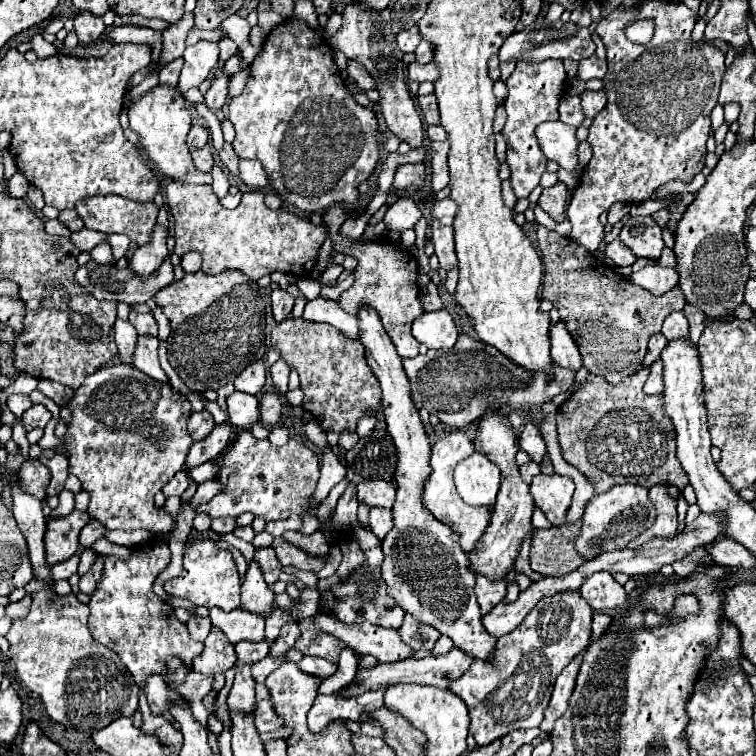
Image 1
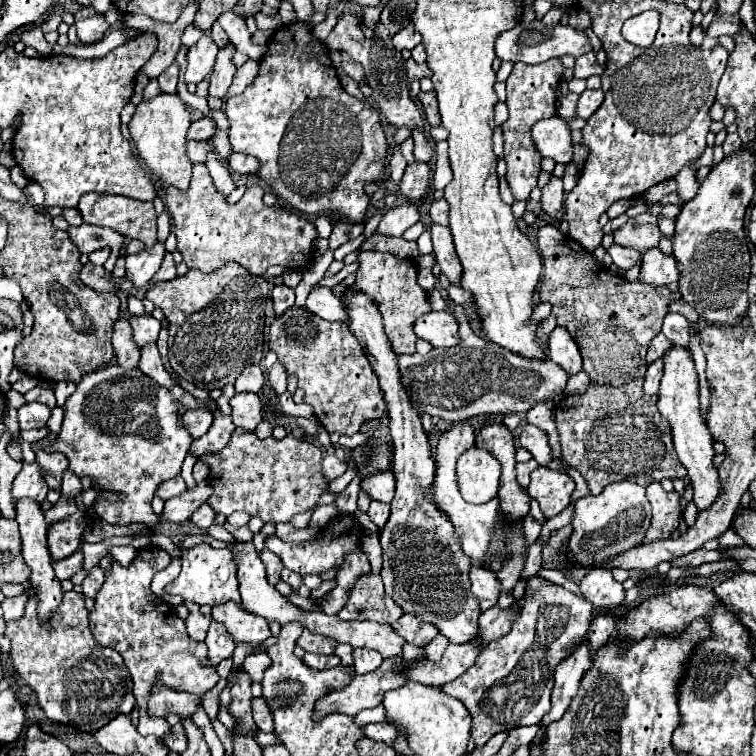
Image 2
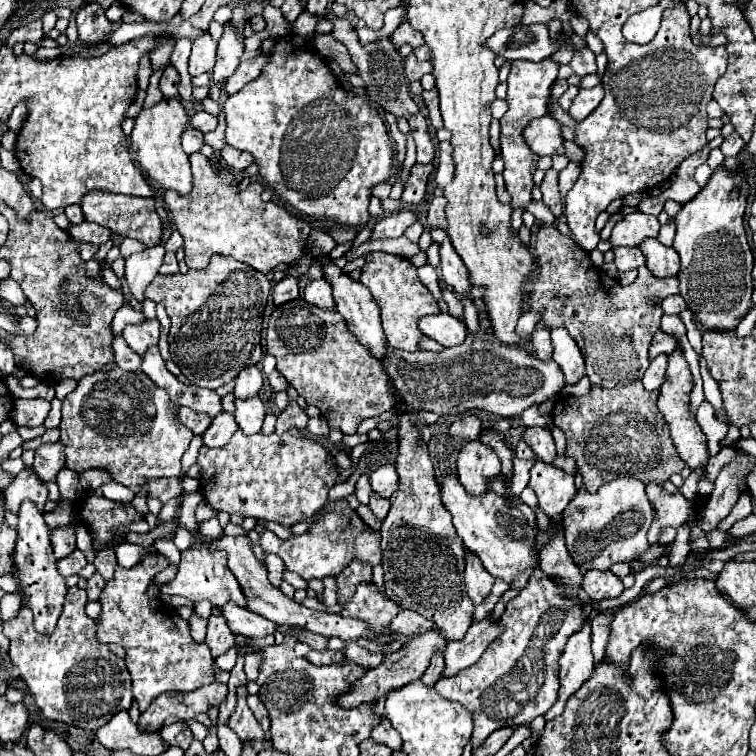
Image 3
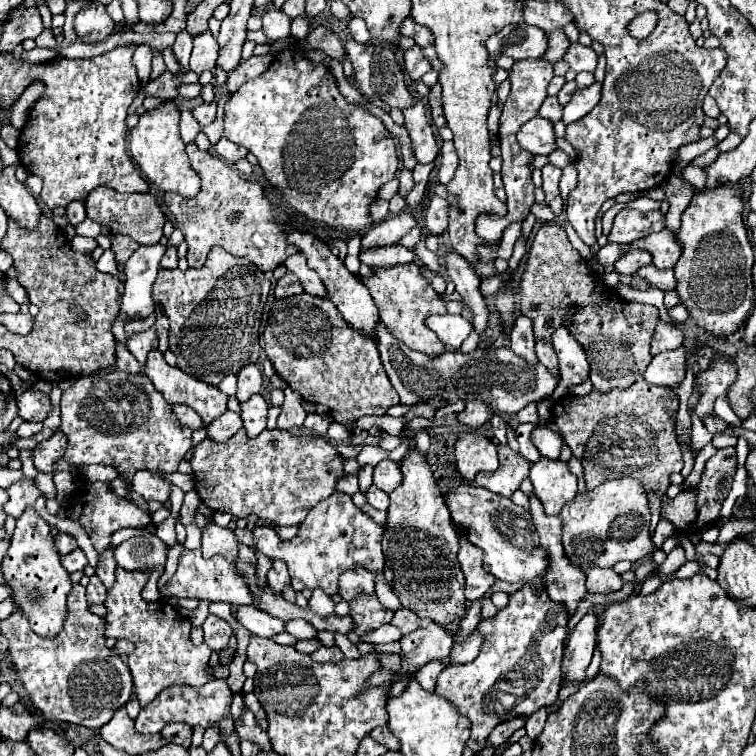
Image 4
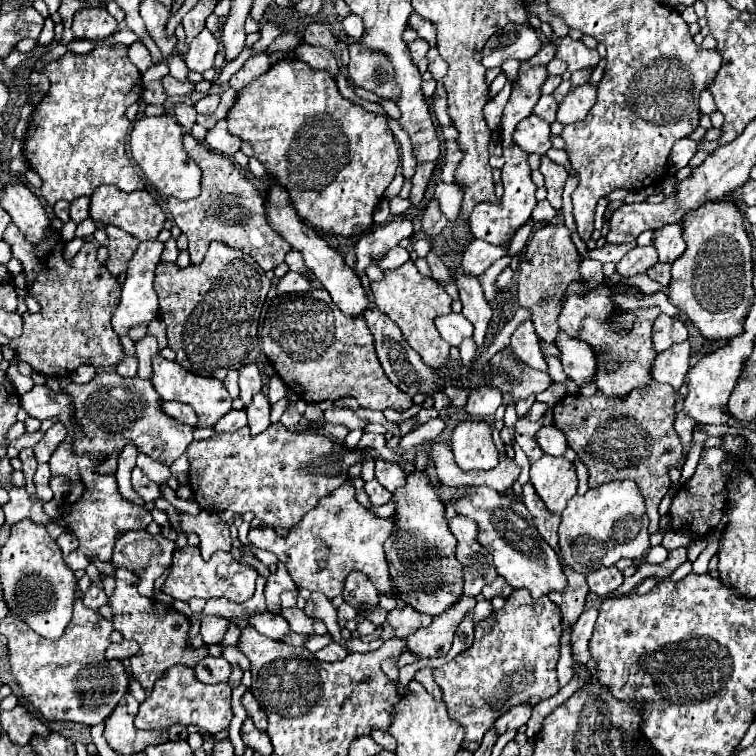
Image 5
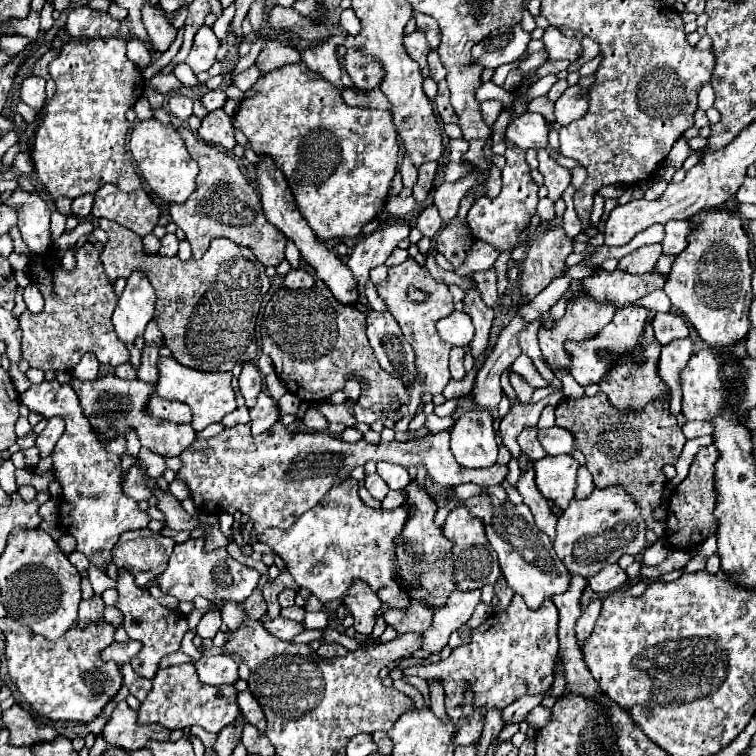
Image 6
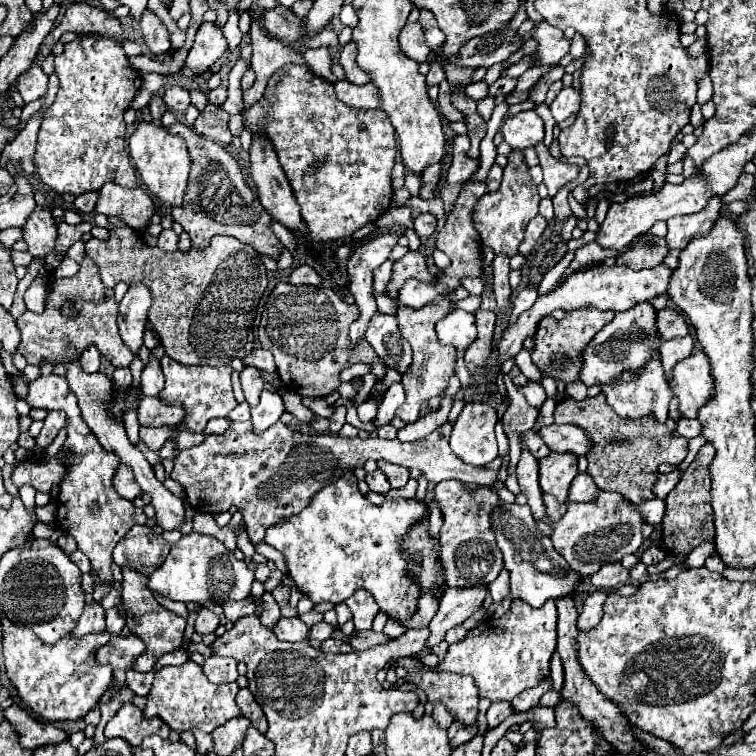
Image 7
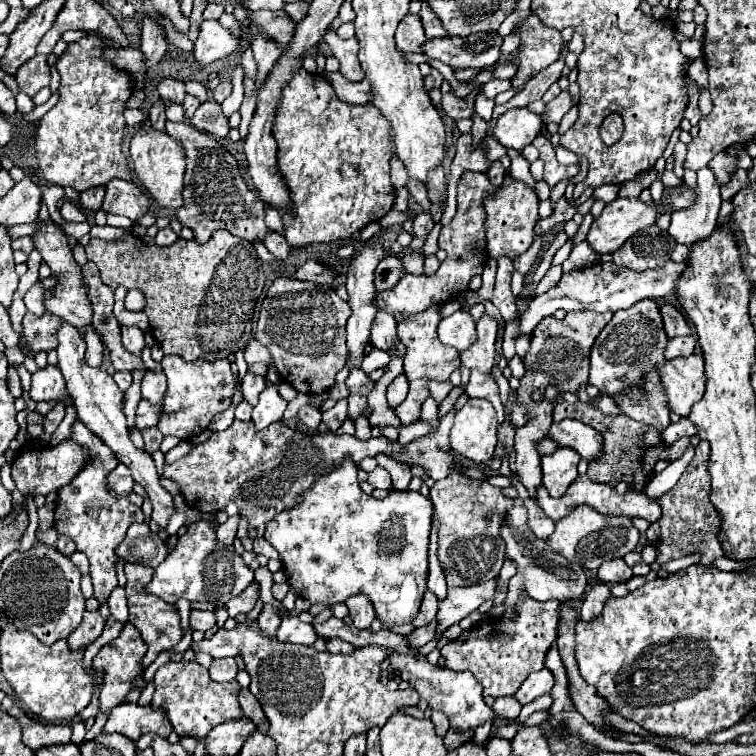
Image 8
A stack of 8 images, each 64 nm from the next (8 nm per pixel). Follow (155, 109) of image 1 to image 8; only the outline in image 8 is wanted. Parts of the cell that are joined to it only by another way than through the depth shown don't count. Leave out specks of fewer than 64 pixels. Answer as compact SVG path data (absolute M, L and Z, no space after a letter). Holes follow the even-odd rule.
M136 132L134 138L130 140L130 158L134 166L134 174L138 176L140 184L148 190L148 194L158 202L158 206L176 210L182 206L182 178L184 178L184 150L182 146L168 136L166 132Z

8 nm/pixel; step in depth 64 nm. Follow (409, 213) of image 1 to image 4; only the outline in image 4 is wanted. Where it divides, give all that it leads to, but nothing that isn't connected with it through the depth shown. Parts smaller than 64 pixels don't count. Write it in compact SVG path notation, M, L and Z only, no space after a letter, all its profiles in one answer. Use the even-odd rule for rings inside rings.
M402 212L398 216L390 216L382 220L380 224L372 226L364 236L362 236L362 250L372 250L388 244L396 244L402 236L410 232L410 228L416 224L414 216L408 212Z

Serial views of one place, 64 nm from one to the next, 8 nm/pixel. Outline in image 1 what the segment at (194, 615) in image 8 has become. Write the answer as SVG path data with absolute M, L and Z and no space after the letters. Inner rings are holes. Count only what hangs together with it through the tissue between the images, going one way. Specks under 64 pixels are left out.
M212 628L204 642L204 652L194 658L192 668L202 674L216 674L226 672L234 662L236 662L234 646L226 640L220 628Z

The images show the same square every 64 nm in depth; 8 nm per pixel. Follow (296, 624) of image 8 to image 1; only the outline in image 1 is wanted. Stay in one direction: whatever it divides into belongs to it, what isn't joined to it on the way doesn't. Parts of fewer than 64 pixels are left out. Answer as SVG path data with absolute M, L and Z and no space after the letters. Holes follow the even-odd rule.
M210 608L210 620L214 626L226 632L226 638L232 644L238 644L240 640L262 642L266 638L264 618L258 614L250 614L242 608L236 608L234 612L222 612L220 608Z

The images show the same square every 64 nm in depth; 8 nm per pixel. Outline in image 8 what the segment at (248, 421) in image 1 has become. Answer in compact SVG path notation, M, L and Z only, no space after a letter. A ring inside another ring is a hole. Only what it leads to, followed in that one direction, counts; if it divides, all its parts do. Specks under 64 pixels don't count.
M270 384L260 394L260 402L252 410L252 422L254 422L256 430L264 430L272 422L280 422L284 410L286 410L286 400L278 394L278 388L274 384Z

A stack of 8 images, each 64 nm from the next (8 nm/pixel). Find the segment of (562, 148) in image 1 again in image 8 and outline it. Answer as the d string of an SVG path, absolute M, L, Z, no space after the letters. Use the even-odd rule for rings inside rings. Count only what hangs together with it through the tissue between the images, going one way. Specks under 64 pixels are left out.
M512 108L498 116L494 124L492 136L506 148L522 150L532 144L542 128L542 120L538 114L532 114L528 108Z

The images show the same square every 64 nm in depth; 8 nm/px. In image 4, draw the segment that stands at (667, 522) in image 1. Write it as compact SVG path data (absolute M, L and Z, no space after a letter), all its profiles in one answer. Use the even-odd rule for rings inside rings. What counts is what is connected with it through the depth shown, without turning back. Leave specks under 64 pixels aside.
M730 446L730 448L722 448L718 450L704 466L704 472L702 472L702 480L698 482L698 486L694 488L688 488L688 490L682 490L674 500L664 500L664 508L662 508L662 516L668 518L674 528L680 532L680 534L686 534L686 536L696 536L700 534L702 530L714 526L714 522L720 520L720 508L722 508L722 502L720 502L720 496L724 492L724 496L728 496L730 492L730 486L732 486L732 480L734 480L734 474L736 474L736 450Z

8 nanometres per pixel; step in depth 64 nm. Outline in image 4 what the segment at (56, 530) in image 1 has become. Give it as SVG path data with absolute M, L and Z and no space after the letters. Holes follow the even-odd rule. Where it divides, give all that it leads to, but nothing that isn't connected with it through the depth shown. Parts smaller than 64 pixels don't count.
M60 532L60 534L54 538L54 542L56 542L56 548L58 548L58 552L60 552L62 556L64 556L64 554L70 554L72 550L78 548L74 536L70 536L70 534L62 534L62 532Z

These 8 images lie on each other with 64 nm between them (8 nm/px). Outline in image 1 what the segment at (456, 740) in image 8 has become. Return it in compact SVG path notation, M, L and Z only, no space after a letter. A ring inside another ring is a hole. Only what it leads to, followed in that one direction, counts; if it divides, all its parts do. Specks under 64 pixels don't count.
M558 592L542 598L510 634L498 638L490 660L474 660L472 666L448 688L460 696L470 710L470 734L478 746L518 728L540 726L548 708L554 680L560 670L588 646L594 610L580 592Z

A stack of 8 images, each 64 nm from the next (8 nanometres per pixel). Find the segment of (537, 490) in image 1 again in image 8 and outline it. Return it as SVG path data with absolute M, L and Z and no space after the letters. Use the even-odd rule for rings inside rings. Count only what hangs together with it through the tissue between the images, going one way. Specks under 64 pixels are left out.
M558 448L554 454L542 456L542 484L546 486L550 496L558 498L568 490L568 486L578 476L578 462L580 456L572 448Z

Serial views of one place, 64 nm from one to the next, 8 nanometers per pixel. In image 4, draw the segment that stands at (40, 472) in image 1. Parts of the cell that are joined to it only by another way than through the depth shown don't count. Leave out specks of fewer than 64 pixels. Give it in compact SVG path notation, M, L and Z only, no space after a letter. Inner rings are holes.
M22 478L20 482L12 484L8 488L8 496L10 500L4 504L4 512L12 518L18 518L22 516L22 512L28 508L28 506L34 506L34 510L38 512L38 516L42 516L48 524L52 520L52 516L46 512L44 508L44 496L38 492L38 488L34 486L34 480L26 480Z

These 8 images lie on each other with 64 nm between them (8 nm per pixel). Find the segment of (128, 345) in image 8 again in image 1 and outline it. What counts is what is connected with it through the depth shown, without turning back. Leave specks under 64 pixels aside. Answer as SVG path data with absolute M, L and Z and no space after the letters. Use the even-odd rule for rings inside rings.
M156 226L150 242L140 246L128 260L130 270L134 270L140 276L140 280L146 280L150 274L154 274L158 266L164 262L164 258L168 256L166 238L168 238L168 230Z

